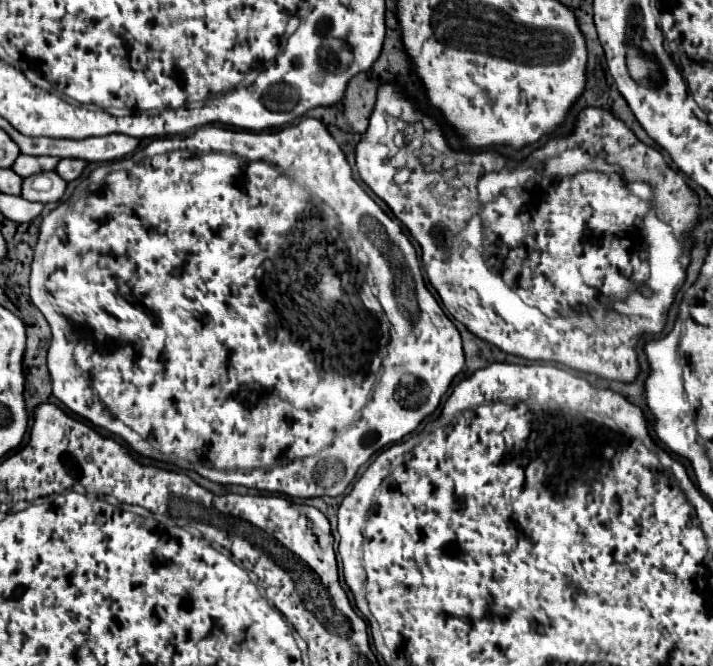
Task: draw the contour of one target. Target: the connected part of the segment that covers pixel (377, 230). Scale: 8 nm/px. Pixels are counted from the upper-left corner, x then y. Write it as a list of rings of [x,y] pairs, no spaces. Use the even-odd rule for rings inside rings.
[[[303,117],[299,123],[271,133],[201,127],[187,137],[151,141],[145,149],[137,151],[133,157],[127,159],[127,167],[103,165],[95,169],[89,175],[89,179],[85,179],[77,187],[77,191],[67,203],[61,203],[43,219],[41,235],[35,247],[35,259],[31,265],[29,285],[31,285],[31,301],[53,327],[51,329],[53,341],[49,347],[47,365],[53,381],[53,395],[61,403],[65,403],[65,407],[69,407],[79,417],[89,419],[93,425],[123,437],[135,451],[139,451],[145,457],[167,461],[187,471],[197,471],[201,477],[207,477],[215,483],[245,485],[259,491],[282,493],[291,498],[309,499],[323,495],[329,497],[341,495],[355,479],[359,467],[369,461],[369,455],[373,457],[377,451],[383,449],[383,445],[401,441],[405,435],[415,431],[427,415],[431,415],[439,407],[441,397],[449,389],[449,383],[465,365],[461,335],[453,325],[453,321],[443,313],[437,299],[425,287],[415,247],[403,233],[399,221],[383,213],[383,209],[369,197],[369,193],[363,191],[363,187],[353,179],[351,167],[347,165],[345,153],[341,151],[339,143],[333,139],[333,135],[327,131],[327,127],[321,121],[311,117]],[[366,287],[379,289],[377,297],[381,307],[385,307],[387,315],[383,315],[383,309],[373,311],[367,305],[363,305],[361,293]],[[389,321],[393,325],[393,331],[391,331],[391,343],[387,344]],[[69,329],[75,329],[79,339],[93,339],[95,351],[101,355],[93,359],[93,367],[87,377],[77,367],[75,347],[69,341],[67,333]]]

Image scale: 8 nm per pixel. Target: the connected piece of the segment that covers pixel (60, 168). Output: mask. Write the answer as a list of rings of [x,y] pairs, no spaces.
[[[61,159],[55,171],[57,171],[65,181],[73,181],[73,179],[77,179],[77,177],[83,173],[85,167],[87,167],[87,161],[83,161],[83,159]]]

